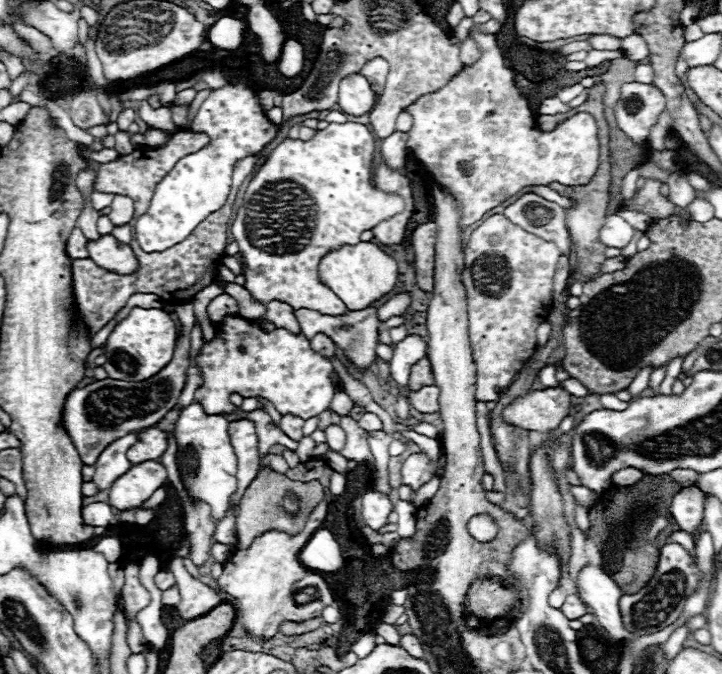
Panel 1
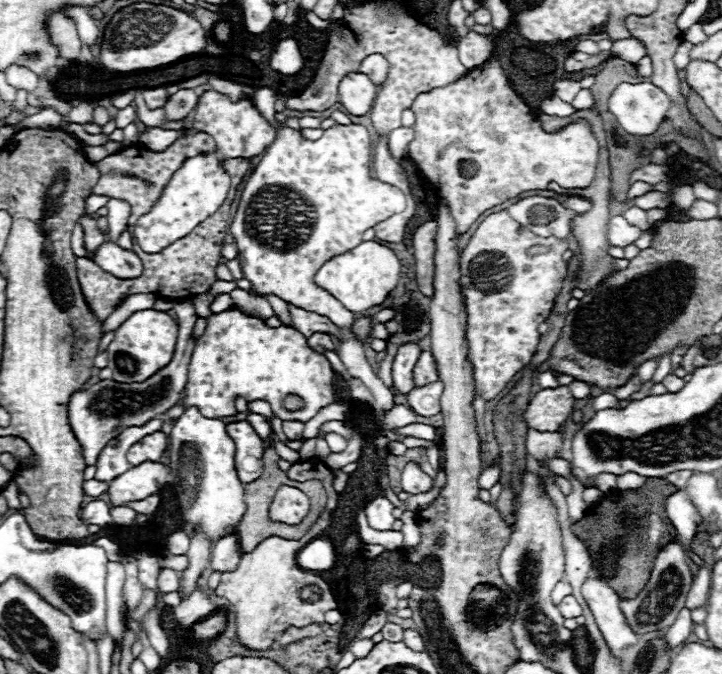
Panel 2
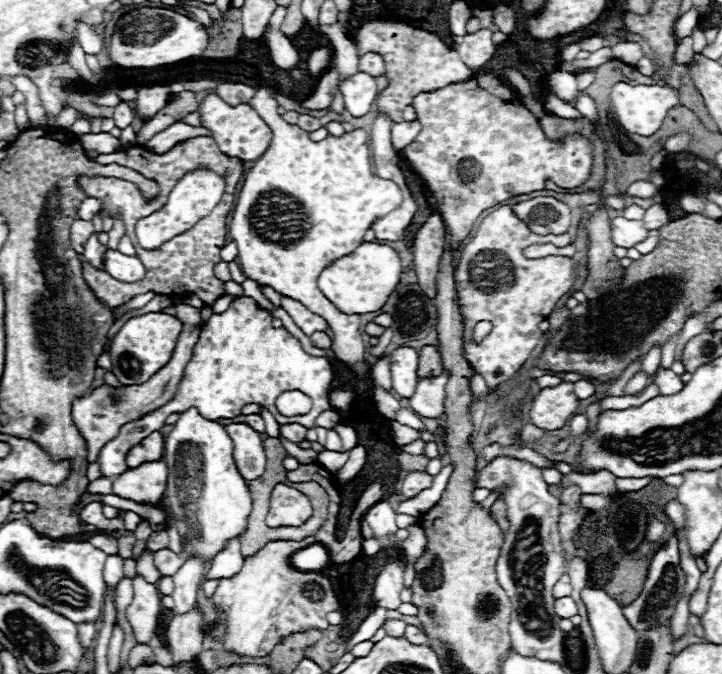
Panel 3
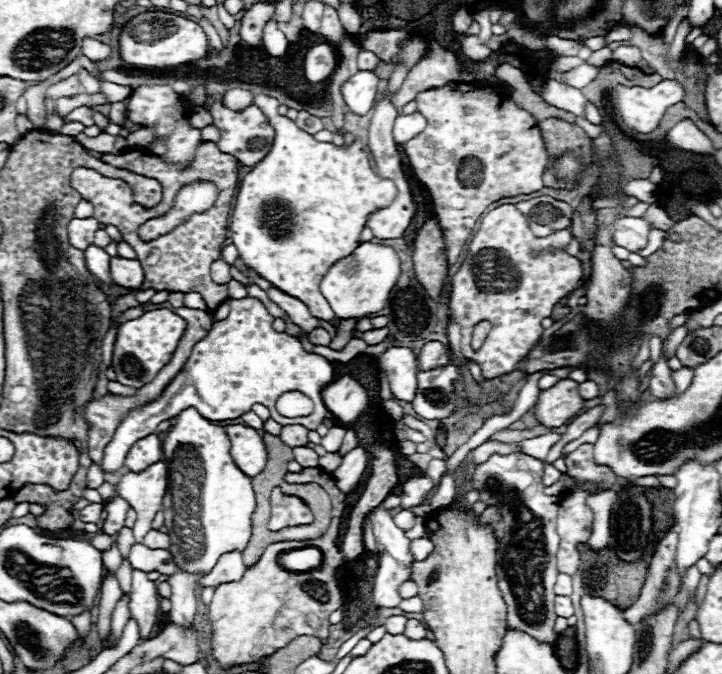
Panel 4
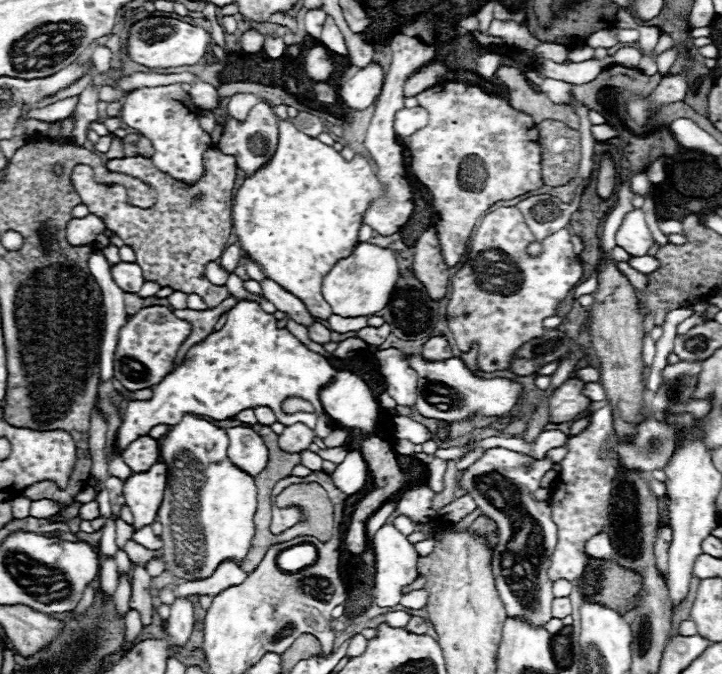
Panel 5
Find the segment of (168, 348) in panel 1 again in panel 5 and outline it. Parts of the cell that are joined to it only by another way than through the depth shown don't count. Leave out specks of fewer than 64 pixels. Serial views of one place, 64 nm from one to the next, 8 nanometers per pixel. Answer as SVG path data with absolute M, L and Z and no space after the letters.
M148 306L138 310L120 328L120 338L114 354L114 378L128 390L144 390L156 386L174 370L174 358L182 342L190 336L190 324L172 314L166 306Z

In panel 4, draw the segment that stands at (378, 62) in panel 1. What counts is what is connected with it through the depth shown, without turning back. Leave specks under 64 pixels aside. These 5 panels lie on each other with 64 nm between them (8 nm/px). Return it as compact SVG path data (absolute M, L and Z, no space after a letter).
M358 46L358 56L356 56L356 64L360 70L374 70L378 64L378 56L370 50L364 50L362 46Z

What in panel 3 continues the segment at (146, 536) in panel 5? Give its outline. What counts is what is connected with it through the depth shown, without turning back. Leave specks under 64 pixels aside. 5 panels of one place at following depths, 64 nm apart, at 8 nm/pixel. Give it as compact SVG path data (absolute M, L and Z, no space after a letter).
M152 532L146 540L146 548L150 550L162 550L162 548L168 548L170 544L170 538L166 532Z

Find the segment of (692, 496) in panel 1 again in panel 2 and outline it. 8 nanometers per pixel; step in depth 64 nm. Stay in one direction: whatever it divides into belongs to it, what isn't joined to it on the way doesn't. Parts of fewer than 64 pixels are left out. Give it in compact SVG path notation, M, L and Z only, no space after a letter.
M676 492L666 500L666 514L676 528L676 540L678 542L692 542L696 524L700 520L696 508L690 500L686 500L684 492Z

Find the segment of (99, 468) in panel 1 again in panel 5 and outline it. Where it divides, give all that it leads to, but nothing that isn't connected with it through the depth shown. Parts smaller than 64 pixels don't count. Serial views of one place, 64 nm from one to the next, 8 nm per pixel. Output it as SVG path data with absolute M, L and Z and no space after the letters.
M240 300L228 312L226 324L218 332L212 332L206 340L194 344L186 352L182 366L176 366L174 372L152 388L154 396L150 400L128 402L118 428L118 452L122 452L138 436L148 436L148 432L158 424L178 424L186 412L226 420L246 408L268 406L284 426L304 422L314 430L318 418L314 412L286 414L282 410L282 402L290 396L298 396L308 400L316 410L322 410L318 394L334 378L336 368L326 356L308 350L286 328L278 328L276 322L278 320L264 312L258 302Z

